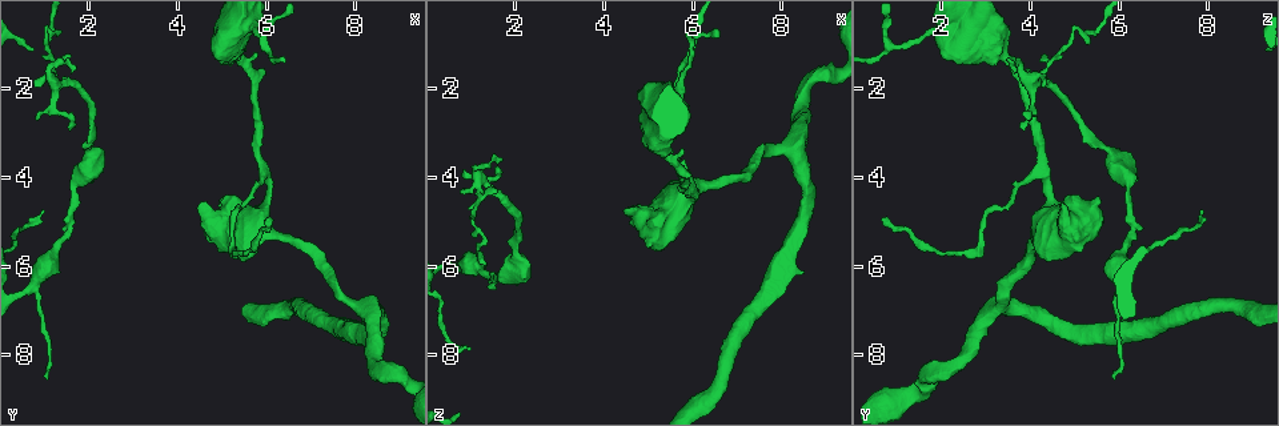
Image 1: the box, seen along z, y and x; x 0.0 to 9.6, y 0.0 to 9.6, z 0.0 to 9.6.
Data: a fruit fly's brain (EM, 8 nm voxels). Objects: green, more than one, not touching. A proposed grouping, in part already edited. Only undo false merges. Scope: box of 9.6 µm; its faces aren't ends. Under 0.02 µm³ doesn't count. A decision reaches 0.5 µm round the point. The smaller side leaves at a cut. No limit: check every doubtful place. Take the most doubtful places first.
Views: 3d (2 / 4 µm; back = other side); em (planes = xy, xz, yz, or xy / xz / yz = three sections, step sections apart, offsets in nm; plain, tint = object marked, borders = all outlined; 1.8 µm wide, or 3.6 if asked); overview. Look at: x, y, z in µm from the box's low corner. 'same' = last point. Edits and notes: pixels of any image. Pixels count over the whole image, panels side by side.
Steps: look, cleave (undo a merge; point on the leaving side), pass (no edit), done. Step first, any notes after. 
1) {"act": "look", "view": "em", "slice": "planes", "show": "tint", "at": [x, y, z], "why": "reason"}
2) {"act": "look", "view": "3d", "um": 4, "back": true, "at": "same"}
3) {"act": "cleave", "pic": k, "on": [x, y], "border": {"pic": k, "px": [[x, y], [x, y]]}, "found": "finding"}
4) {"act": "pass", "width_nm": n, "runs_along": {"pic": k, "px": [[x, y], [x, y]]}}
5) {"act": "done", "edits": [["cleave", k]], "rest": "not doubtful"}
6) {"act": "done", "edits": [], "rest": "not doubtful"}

{"act": "look", "view": "em", "um": 3.6, "slice": "xy", "step": 16, "show": "tint", "at": [1.30, 1.95, 4.20], "why": "abrupt turn"}

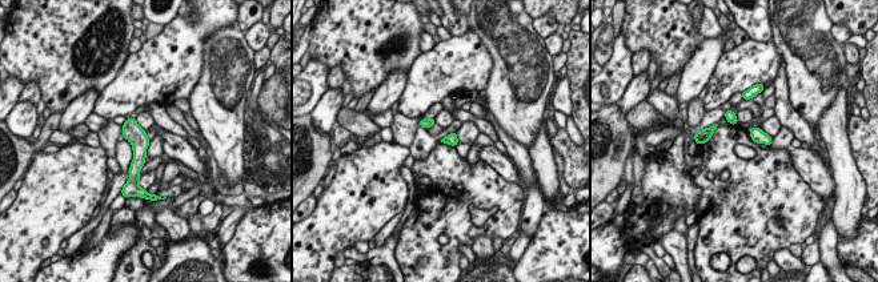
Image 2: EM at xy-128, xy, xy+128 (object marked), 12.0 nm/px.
{"act": "look", "view": "em", "um": 3.6, "slice": "planes", "show": "tint", "at": "same"}

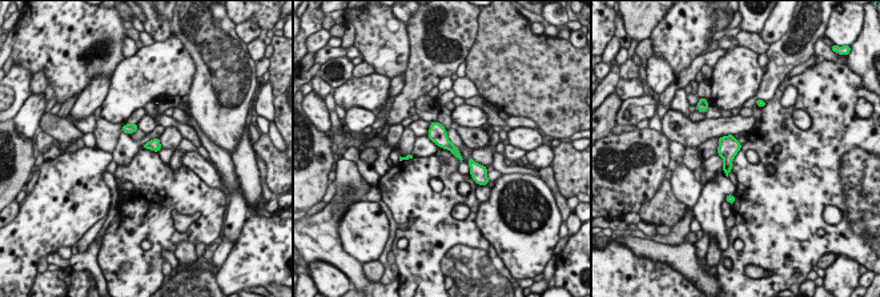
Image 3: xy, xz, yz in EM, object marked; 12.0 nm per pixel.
{"act": "pass", "found": "one cell here"}

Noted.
{"act": "look", "view": "3d", "um": 4, "at": [5.95, 3.85, 4.25], "why": "calibre changes"}

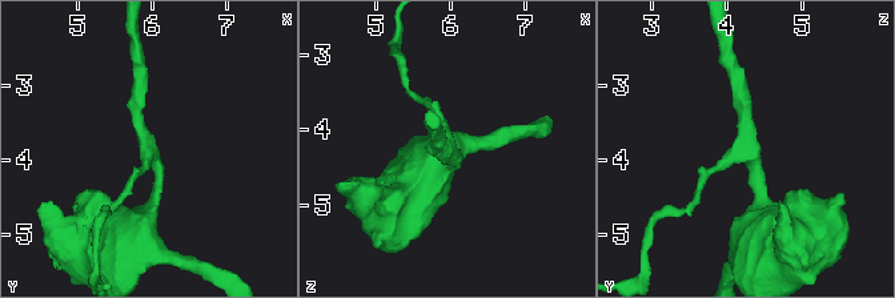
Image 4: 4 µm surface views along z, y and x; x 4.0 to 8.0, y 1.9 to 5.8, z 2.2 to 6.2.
{"act": "look", "view": "em", "slice": "xz", "step": 4, "show": "tint", "at": [5.90, 3.80, 4.25]}

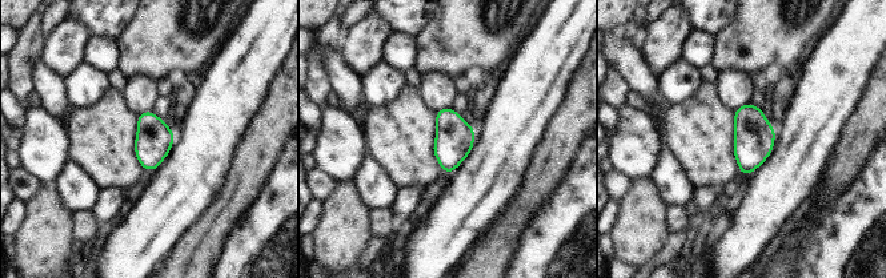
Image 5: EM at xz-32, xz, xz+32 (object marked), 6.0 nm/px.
{"act": "look", "view": "em", "slice": "planes", "show": "tint", "at": "same", "why": "cut it another way"}

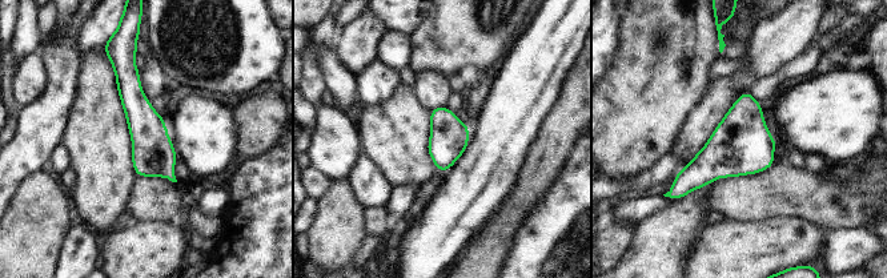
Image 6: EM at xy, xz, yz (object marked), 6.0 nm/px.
{"act": "pass", "width_nm": 240, "runs_along": {"pic": 6, "px": [[129, 60], [133, 103], [171, 176]]}, "found": "all the same cell"}

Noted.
{"act": "look", "view": "3d", "um": 4, "at": [0.65, 6.50, 6.00], "why": "abrupt turn"}

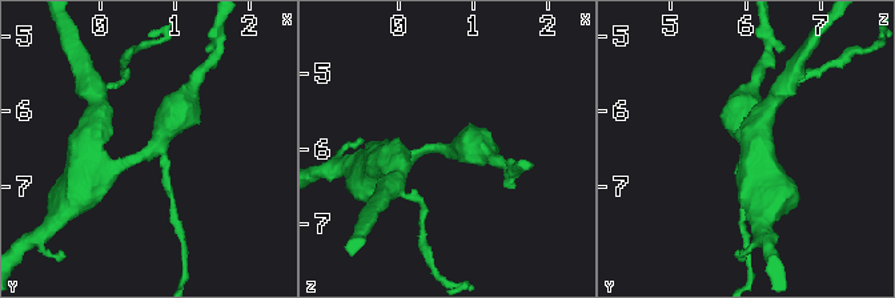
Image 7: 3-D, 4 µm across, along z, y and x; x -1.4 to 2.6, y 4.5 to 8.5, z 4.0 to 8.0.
{"act": "look", "view": "em", "slice": "planes", "show": "tint", "at": [0.70, 6.45, 6.00], "why": "shape alone is not enough"}

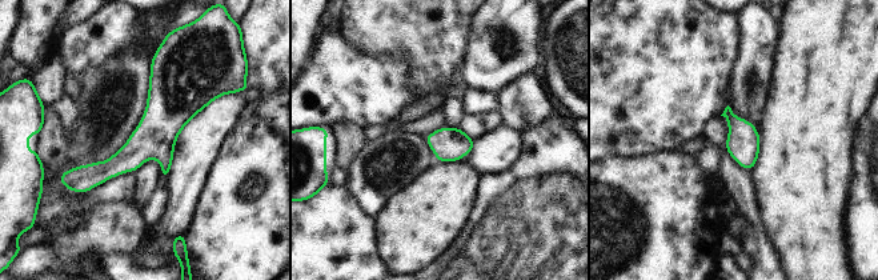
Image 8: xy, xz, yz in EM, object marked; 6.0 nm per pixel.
{"act": "pass", "runs_along": {"pic": 8, "px": [[156, 62], [160, 123], [79, 188]]}, "found": "continuous, no second cell"}

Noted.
{"act": "look", "view": "3d", "um": 4, "back": true, "at": [5.90, 5.20, 4.30], "why": "a narrow waist"}

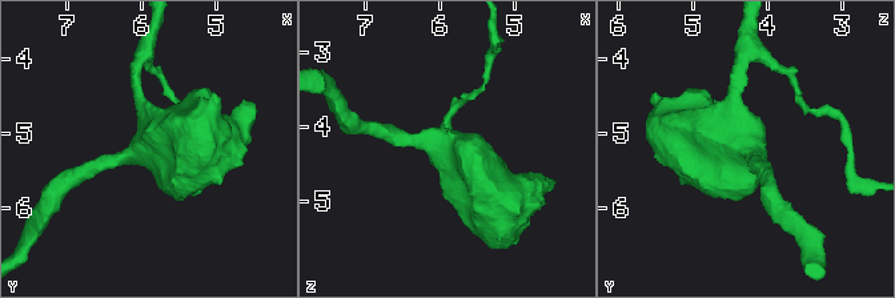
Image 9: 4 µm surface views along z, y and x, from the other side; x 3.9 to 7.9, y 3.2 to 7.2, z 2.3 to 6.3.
{"act": "look", "view": "em", "slice": "yz", "step": 16, "show": "tint", "at": [5.90, 5.20, 4.25], "why": "shape alone is not enough"}

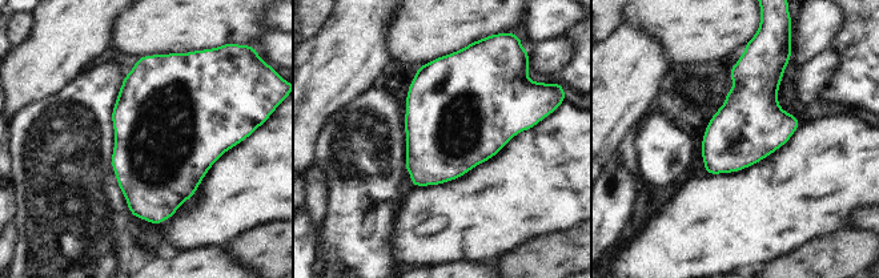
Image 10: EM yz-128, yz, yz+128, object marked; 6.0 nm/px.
{"act": "look", "view": "em", "slice": "planes", "show": "borders", "at": "same", "why": "cut it another way"}

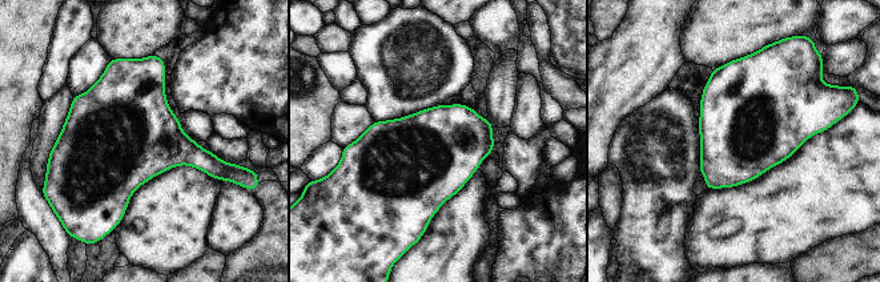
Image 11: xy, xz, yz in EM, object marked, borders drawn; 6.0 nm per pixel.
{"act": "pass", "found": "all the same cell"}

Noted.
{"act": "done", "edits": [], "rest": "not doubtful"}

